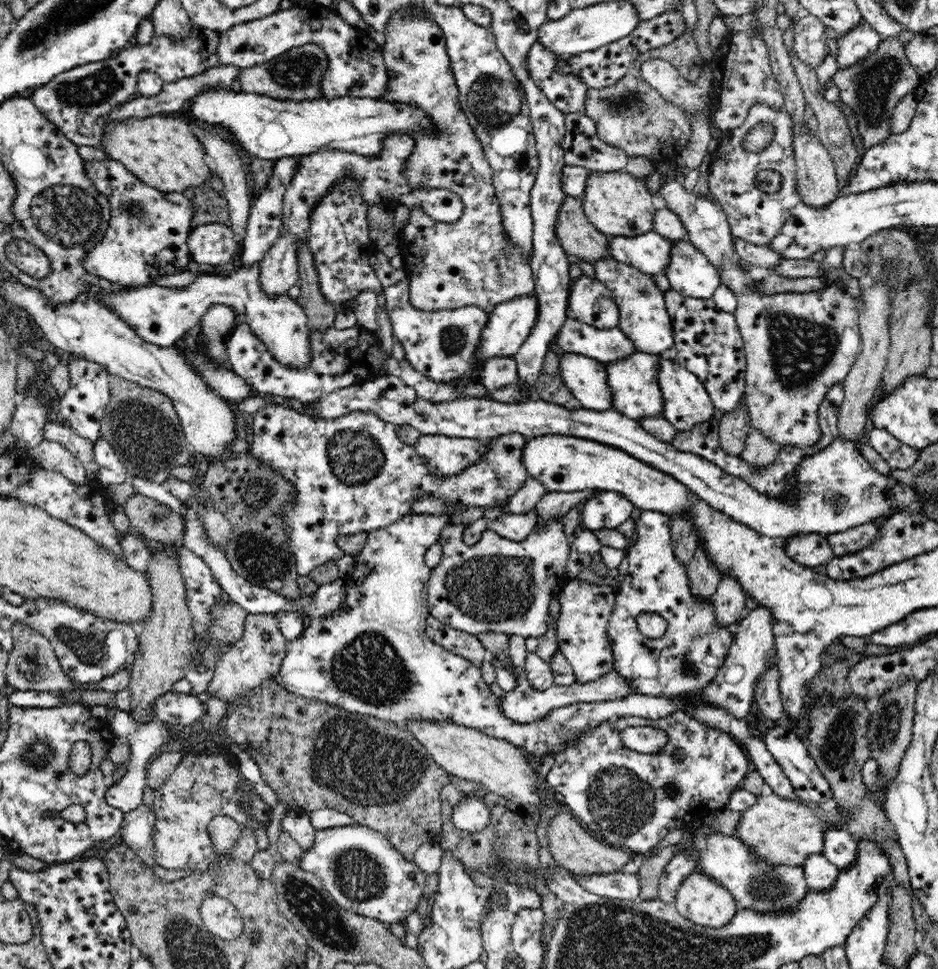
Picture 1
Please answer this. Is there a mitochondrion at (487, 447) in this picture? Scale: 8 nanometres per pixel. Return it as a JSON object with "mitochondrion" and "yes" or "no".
{"mitochondrion":"no"}

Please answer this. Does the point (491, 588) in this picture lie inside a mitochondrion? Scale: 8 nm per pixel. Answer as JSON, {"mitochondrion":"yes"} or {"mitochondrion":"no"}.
{"mitochondrion":"yes"}

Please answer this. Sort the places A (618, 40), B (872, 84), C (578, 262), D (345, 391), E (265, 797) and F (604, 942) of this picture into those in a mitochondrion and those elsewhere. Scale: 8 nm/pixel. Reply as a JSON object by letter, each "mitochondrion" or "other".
{"A":"other","B":"mitochondrion","C":"other","D":"other","E":"other","F":"mitochondrion"}

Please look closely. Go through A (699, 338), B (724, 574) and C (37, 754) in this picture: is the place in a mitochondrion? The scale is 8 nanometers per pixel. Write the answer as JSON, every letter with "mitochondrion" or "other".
{"A":"other","B":"other","C":"mitochondrion"}

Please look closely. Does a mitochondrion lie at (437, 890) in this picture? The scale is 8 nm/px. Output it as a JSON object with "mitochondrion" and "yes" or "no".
{"mitochondrion":"no"}

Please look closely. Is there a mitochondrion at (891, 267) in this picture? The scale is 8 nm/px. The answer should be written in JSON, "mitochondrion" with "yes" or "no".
{"mitochondrion":"yes"}

